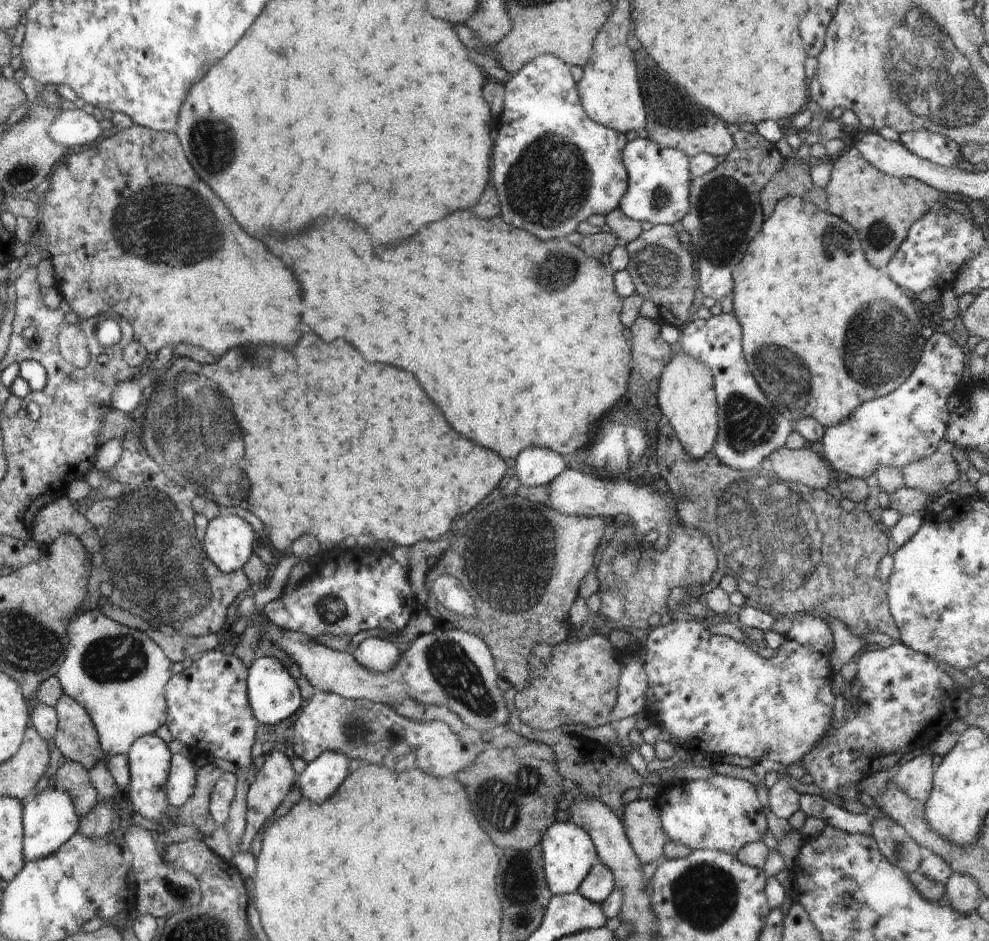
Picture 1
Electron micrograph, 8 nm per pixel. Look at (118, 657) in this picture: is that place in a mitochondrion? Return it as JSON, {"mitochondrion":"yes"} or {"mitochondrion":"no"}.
{"mitochondrion":"yes"}

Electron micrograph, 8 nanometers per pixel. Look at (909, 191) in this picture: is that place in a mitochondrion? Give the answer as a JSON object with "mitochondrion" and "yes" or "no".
{"mitochondrion":"no"}

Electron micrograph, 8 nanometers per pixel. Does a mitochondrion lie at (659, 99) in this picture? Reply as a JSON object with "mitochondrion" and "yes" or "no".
{"mitochondrion":"yes"}

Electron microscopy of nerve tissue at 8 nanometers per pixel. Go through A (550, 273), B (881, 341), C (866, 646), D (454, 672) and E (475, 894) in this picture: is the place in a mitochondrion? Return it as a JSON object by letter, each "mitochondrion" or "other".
{"A":"mitochondrion","B":"mitochondrion","C":"other","D":"mitochondrion","E":"other"}

